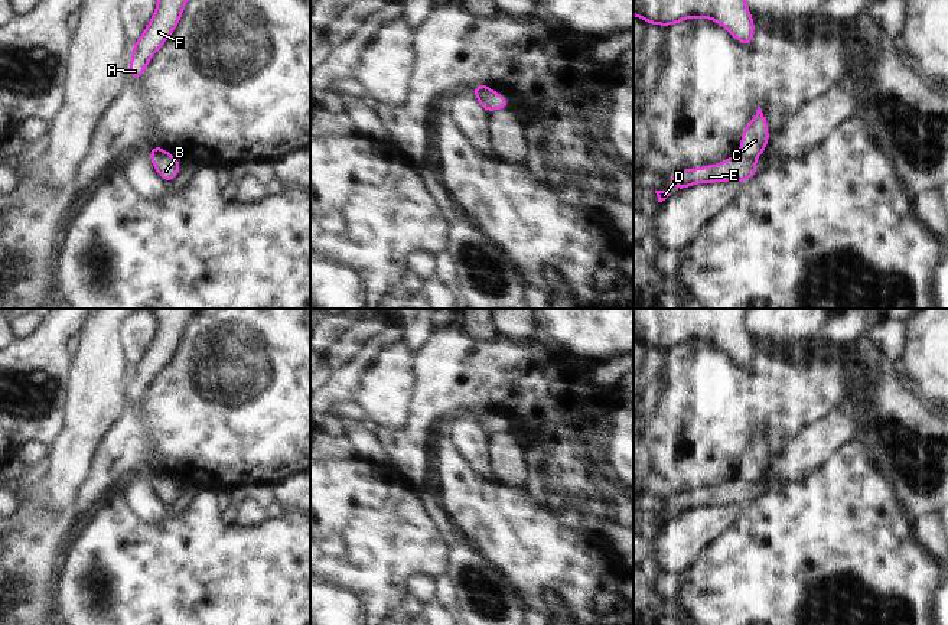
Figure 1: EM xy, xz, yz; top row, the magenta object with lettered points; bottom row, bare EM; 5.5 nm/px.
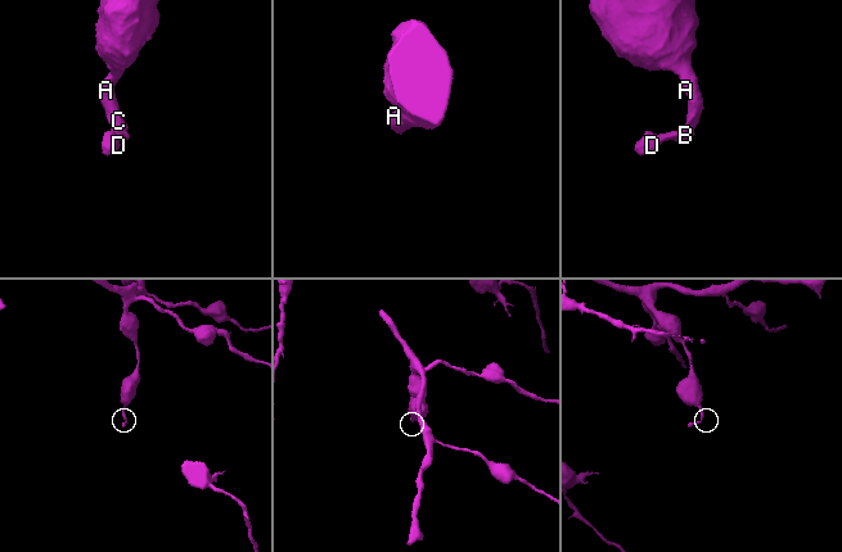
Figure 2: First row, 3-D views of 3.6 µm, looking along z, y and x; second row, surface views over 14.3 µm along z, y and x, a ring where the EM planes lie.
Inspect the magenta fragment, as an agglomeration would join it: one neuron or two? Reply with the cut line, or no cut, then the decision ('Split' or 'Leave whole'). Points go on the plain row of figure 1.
Split along yz (738, 477), (755, 484). Split

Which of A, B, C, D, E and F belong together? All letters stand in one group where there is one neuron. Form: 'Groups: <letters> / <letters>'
Groups: A C F / B D E

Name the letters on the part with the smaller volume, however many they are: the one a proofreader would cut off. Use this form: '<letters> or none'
B, D, E

